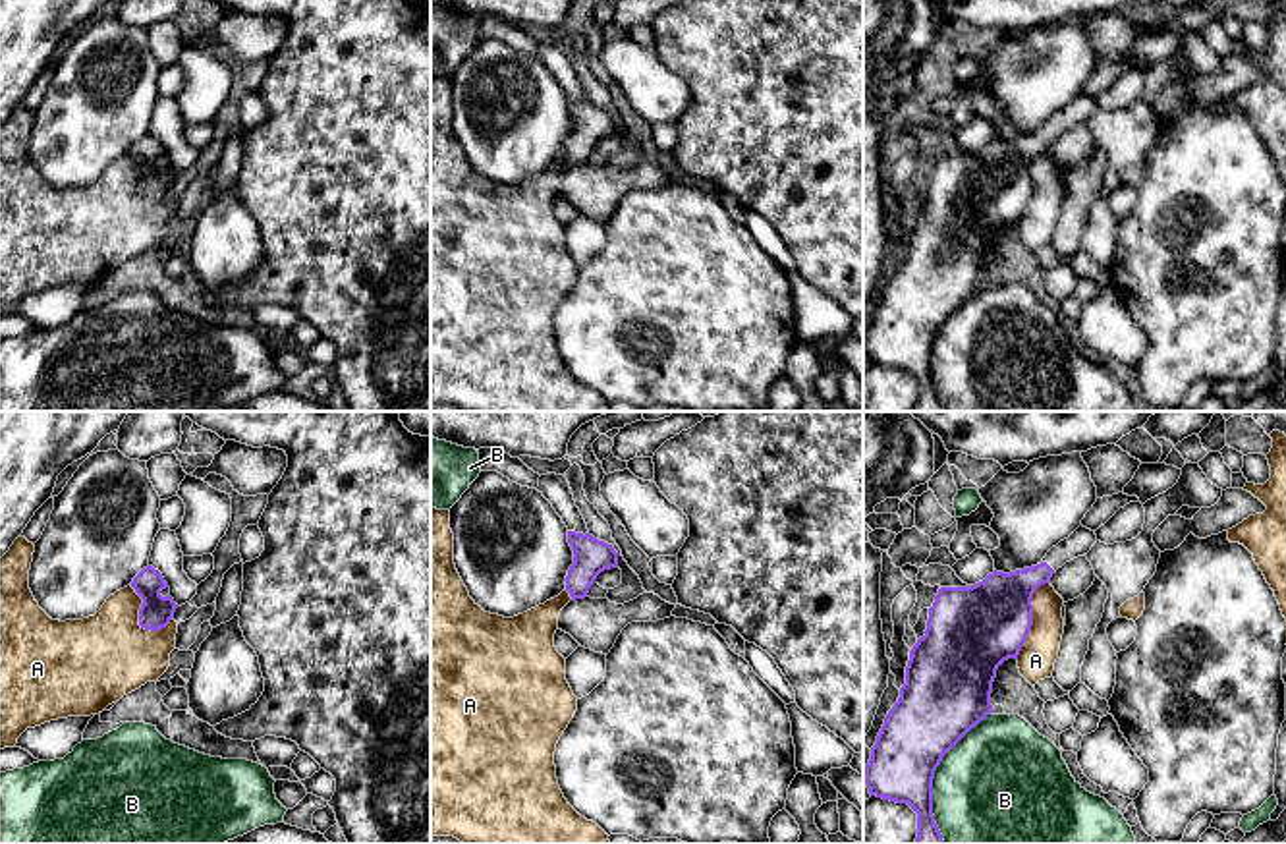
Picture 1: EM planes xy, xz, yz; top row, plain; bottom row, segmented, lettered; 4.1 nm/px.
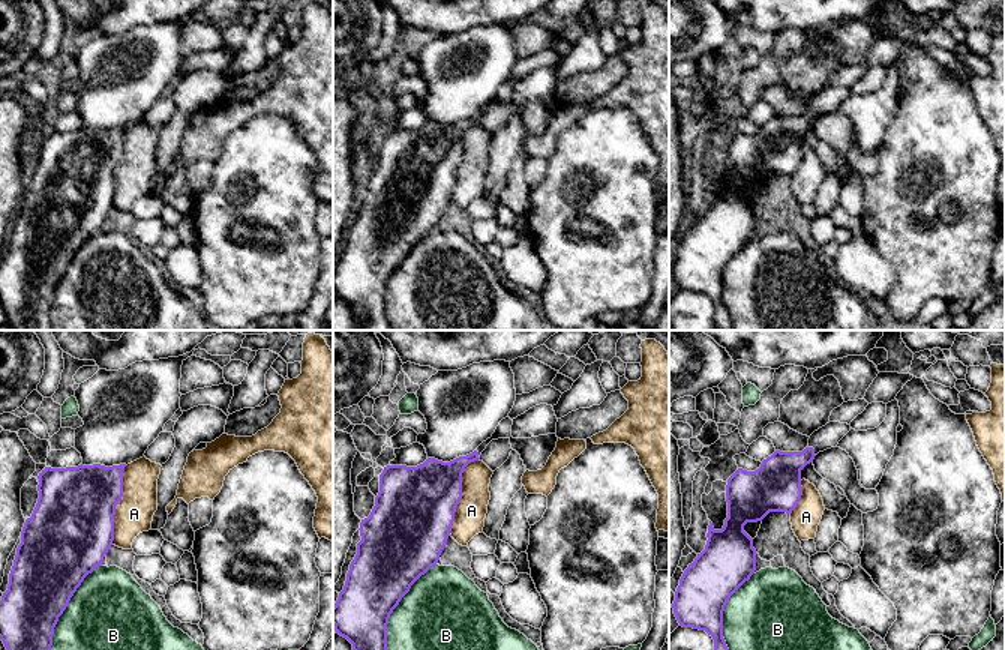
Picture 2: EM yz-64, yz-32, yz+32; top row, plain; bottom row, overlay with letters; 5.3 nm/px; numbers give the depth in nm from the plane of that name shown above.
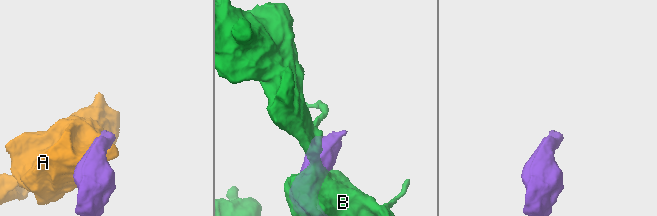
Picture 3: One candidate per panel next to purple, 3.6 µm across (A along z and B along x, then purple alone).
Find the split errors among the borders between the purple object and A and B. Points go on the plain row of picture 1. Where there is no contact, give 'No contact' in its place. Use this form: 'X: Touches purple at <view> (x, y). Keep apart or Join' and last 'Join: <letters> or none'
A: Touches purple at yz (1032, 186). Keep apart
B: Touches purple at yz (933, 344). Keep apart
Join: none

